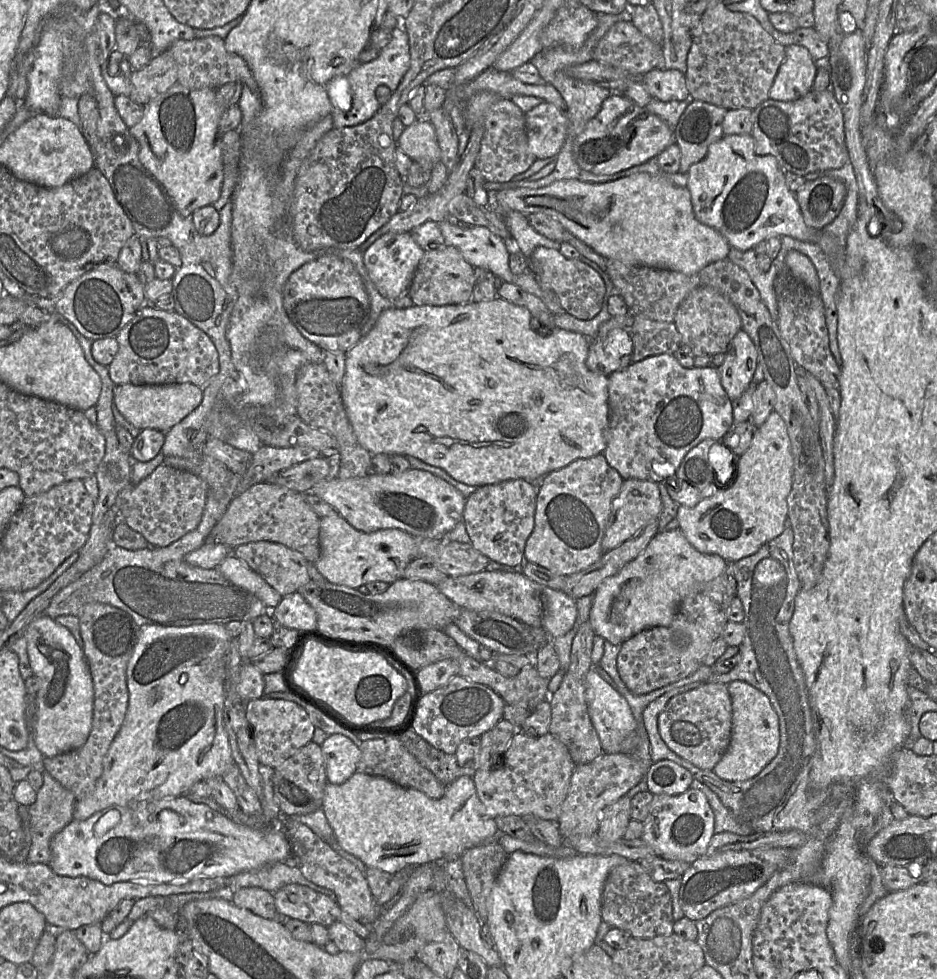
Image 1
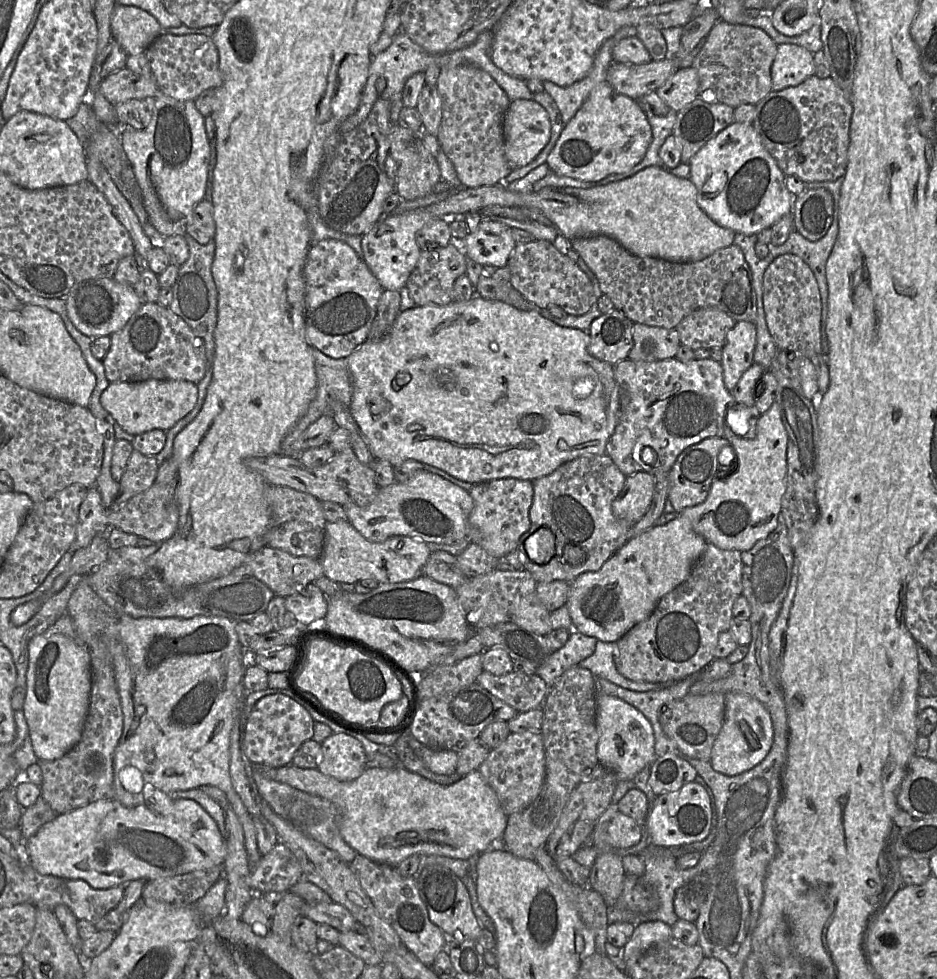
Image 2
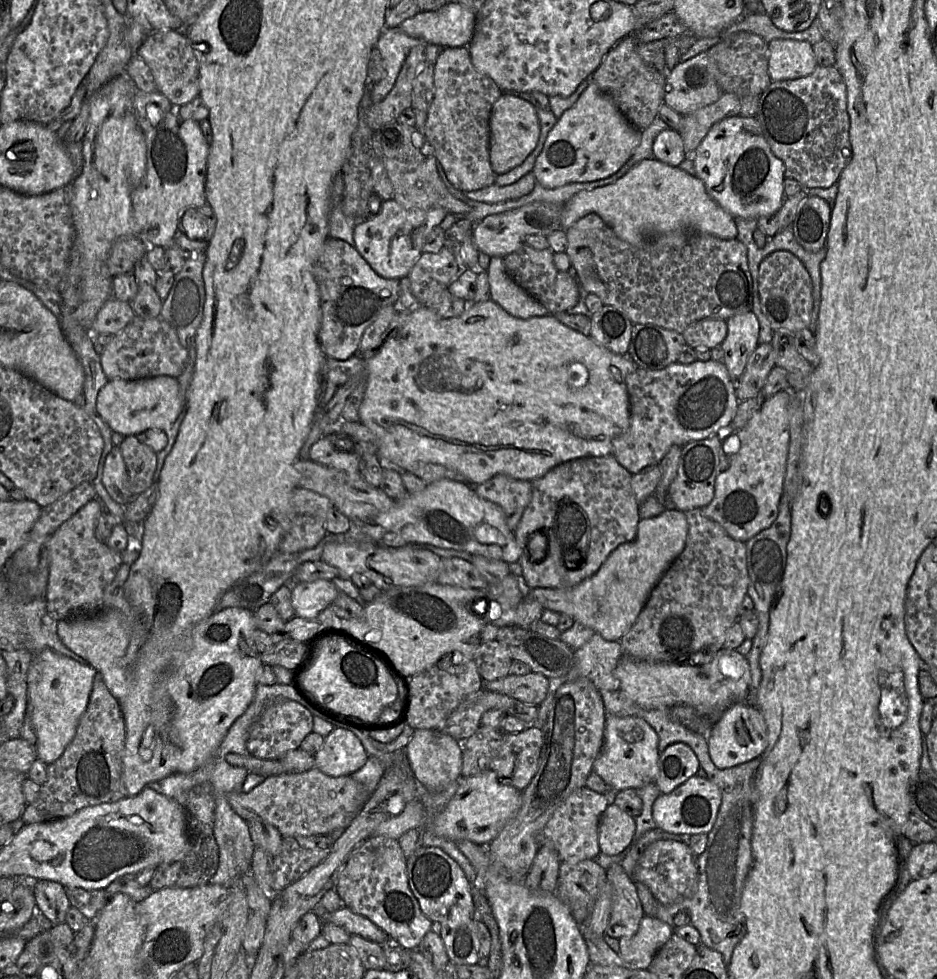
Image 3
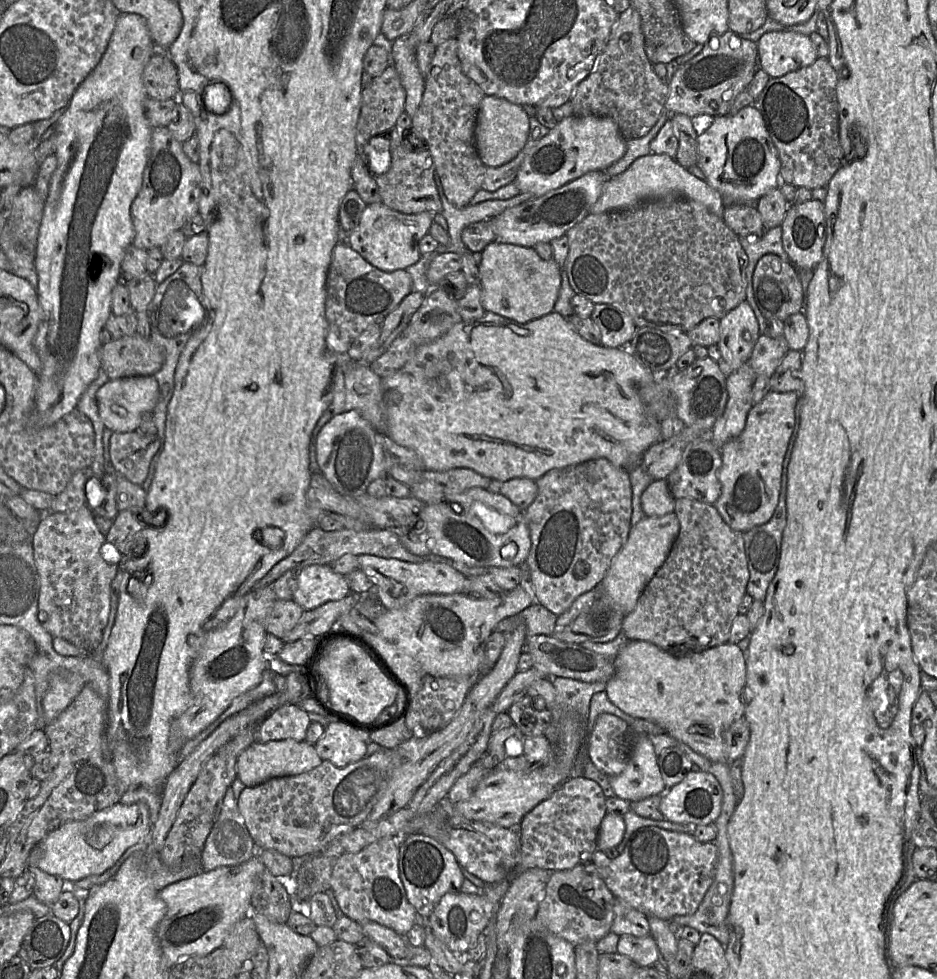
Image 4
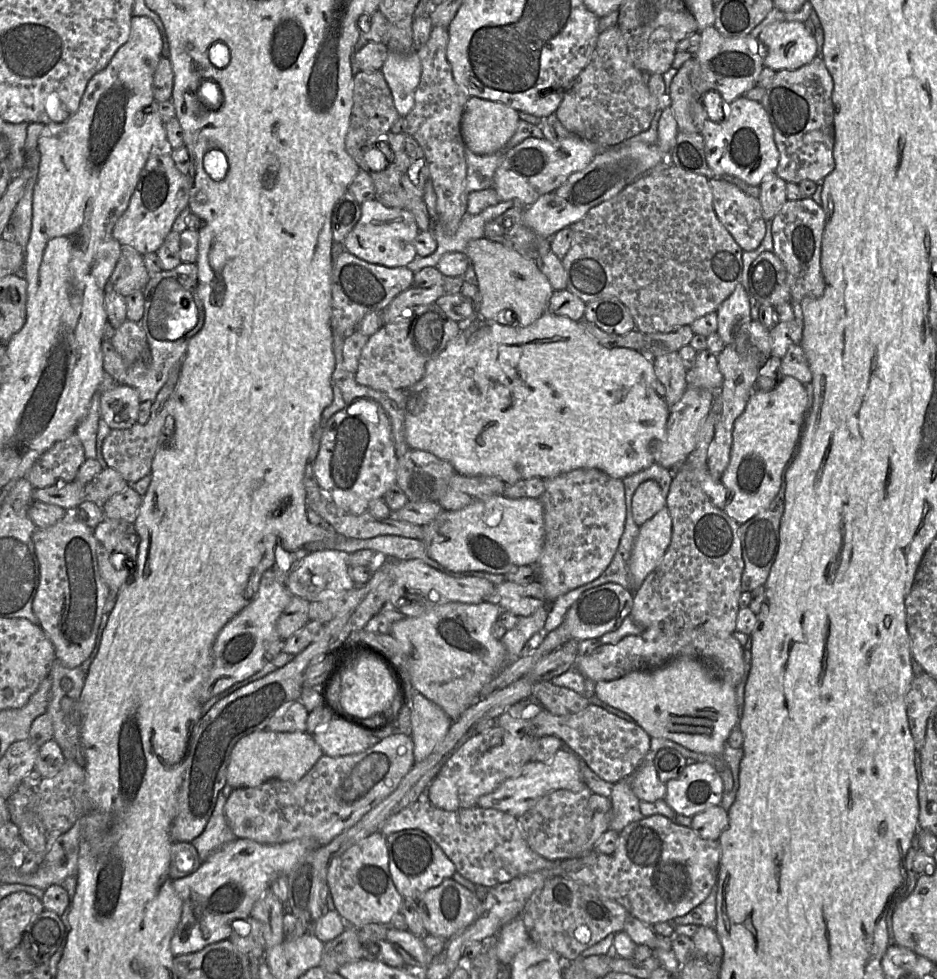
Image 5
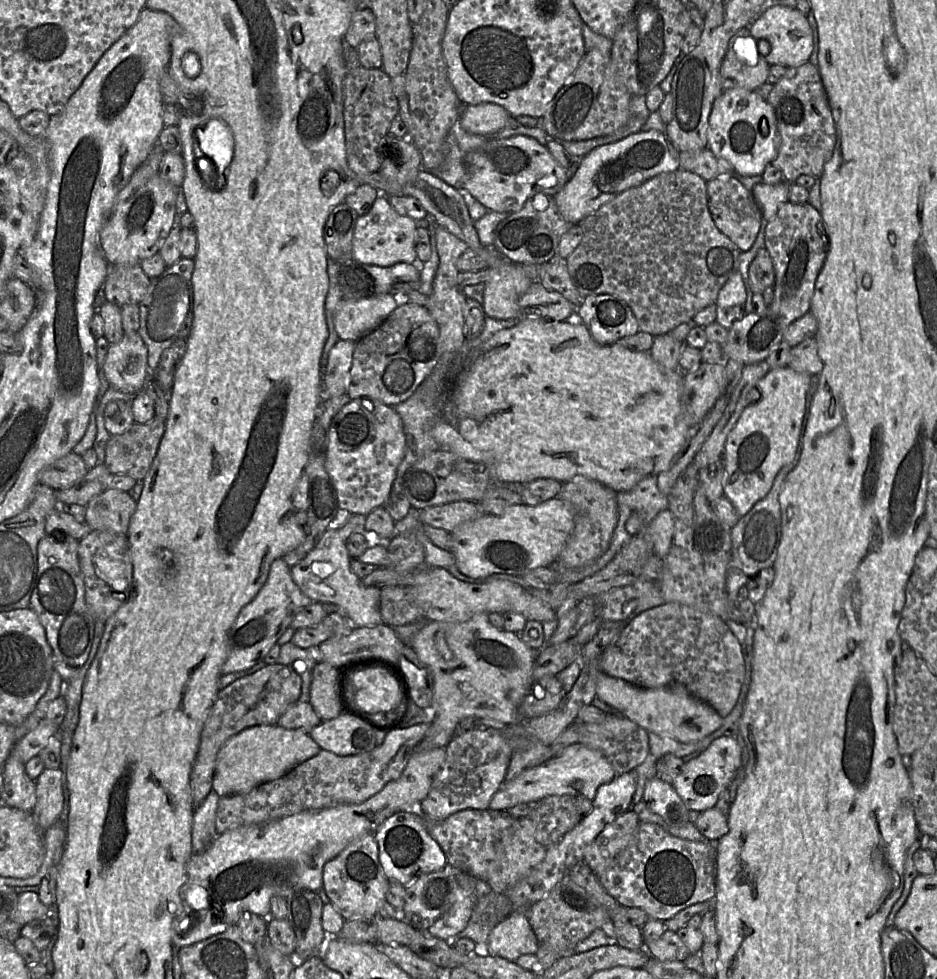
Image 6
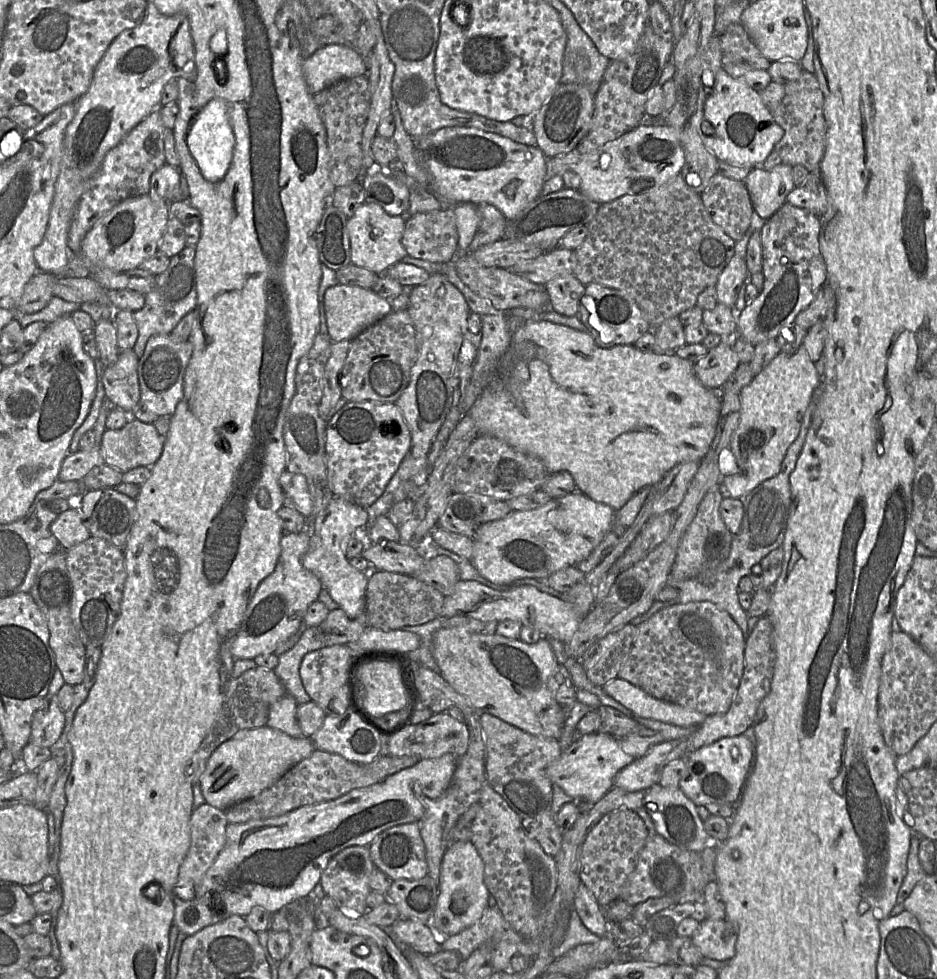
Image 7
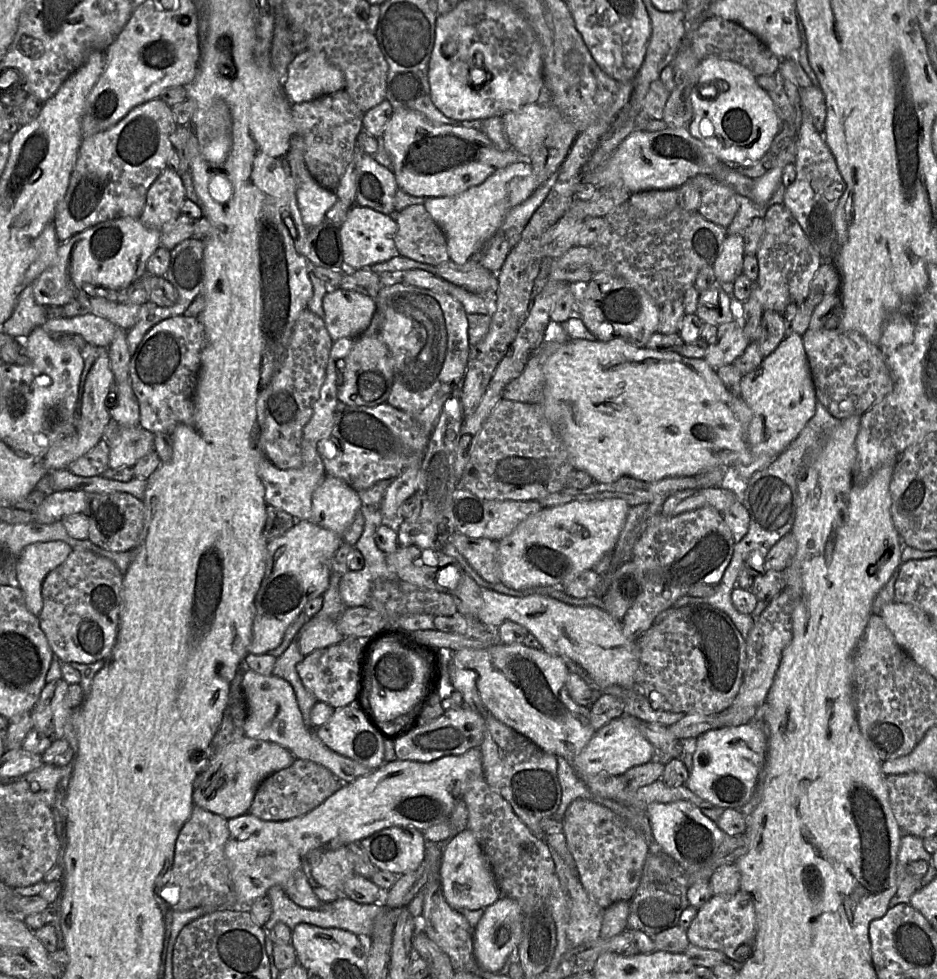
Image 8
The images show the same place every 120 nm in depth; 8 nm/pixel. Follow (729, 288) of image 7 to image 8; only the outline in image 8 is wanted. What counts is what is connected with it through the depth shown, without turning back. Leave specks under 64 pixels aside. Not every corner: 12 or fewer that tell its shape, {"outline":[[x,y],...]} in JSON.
{"outline":[[725,237],[713,266],[719,283],[743,273],[744,241]]}

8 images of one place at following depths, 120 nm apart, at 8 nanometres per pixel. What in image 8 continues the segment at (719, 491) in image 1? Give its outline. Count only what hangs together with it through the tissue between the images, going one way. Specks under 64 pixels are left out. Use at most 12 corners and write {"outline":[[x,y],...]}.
{"outline":[[801,335],[785,337],[743,376],[752,411],[750,479],[815,414]]}

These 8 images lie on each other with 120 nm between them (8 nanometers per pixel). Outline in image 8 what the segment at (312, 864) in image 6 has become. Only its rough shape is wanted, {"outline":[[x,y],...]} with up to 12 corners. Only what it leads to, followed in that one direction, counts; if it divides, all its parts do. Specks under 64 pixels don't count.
{"outline":[[479,747],[384,763],[285,821],[227,820],[238,905],[314,852],[448,821]]}

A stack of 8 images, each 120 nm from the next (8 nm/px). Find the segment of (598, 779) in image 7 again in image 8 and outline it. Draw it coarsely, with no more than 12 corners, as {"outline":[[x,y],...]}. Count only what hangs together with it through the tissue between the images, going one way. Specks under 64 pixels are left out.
{"outline":[[623,714],[574,761],[582,777],[622,775],[654,760],[641,721]]}

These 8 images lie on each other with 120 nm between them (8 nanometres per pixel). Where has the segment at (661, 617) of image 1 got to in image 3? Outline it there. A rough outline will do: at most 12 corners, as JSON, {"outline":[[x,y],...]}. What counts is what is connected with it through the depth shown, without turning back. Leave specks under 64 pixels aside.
{"outline":[[678,509],[570,588],[526,590],[544,609],[619,641],[683,552]]}

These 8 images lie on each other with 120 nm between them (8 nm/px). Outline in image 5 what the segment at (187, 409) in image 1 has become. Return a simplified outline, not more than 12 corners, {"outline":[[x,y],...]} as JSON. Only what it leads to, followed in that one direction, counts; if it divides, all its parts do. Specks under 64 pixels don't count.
{"outline":[[115,384],[103,393],[100,414],[109,428],[137,422],[136,389]]}

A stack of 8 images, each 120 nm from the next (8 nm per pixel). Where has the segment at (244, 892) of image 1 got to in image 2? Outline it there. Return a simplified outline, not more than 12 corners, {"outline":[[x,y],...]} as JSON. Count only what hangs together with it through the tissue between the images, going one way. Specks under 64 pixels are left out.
{"outline":[[256,894],[240,919],[261,936],[268,934],[275,901]]}

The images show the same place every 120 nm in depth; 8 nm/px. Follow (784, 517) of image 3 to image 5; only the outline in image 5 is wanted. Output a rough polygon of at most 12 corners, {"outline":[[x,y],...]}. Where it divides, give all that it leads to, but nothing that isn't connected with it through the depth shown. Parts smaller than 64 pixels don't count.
{"outline":[[786,474],[769,507],[739,527],[742,591],[765,585],[779,549]]}

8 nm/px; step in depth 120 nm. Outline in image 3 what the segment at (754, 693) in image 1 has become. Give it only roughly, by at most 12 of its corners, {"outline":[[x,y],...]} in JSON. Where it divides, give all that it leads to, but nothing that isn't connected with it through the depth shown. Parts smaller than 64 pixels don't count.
{"outline":[[733,704],[708,735],[712,762],[731,768],[768,745],[760,710]]}

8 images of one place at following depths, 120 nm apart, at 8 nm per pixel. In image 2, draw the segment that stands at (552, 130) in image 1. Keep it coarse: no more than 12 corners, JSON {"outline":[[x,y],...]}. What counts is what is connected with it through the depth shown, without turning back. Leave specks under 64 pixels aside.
{"outline":[[512,100],[503,135],[512,171],[551,137],[547,110]]}

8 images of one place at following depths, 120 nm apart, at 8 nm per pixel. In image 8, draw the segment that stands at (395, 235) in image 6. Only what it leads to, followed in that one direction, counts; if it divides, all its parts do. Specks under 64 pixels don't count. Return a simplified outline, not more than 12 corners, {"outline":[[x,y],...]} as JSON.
{"outline":[[353,205],[340,226],[343,265],[398,256],[396,219]]}

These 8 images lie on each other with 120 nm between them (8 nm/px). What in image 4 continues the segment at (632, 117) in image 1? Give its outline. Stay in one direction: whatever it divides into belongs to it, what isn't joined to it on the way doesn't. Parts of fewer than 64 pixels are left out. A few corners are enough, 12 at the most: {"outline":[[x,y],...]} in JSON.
{"outline":[[565,117],[513,183],[539,198],[625,155],[610,117]]}

